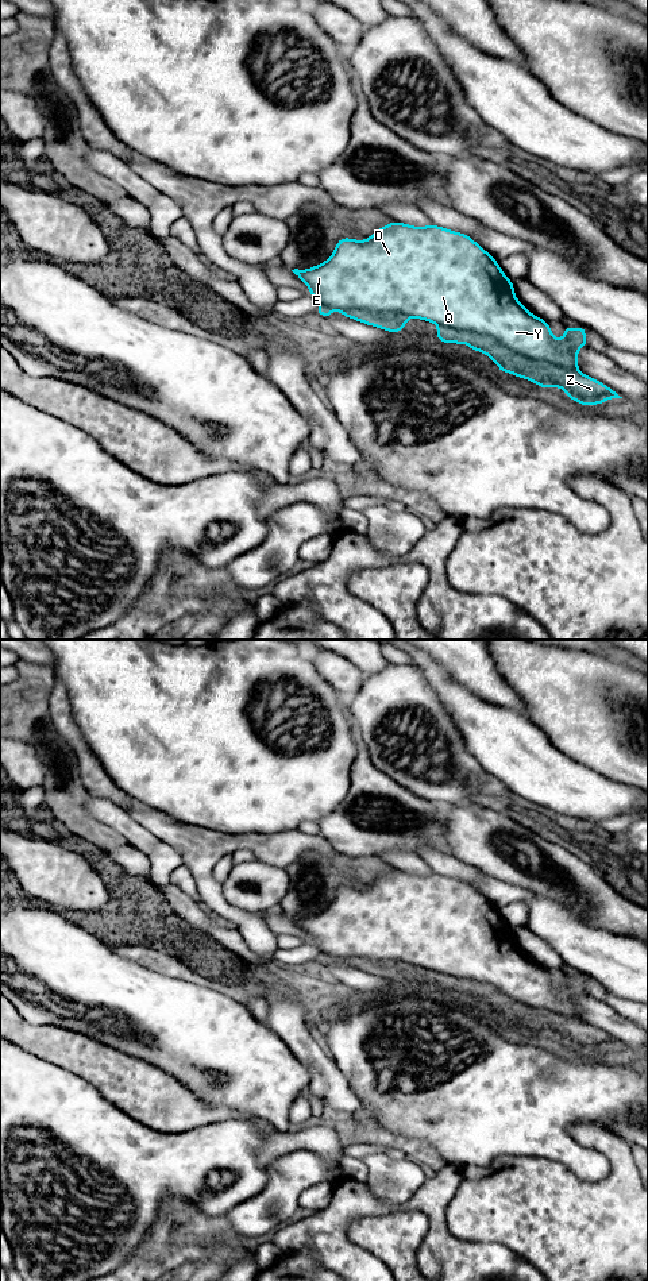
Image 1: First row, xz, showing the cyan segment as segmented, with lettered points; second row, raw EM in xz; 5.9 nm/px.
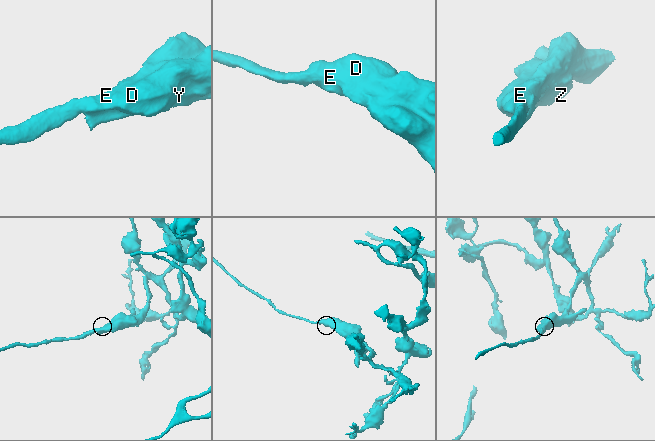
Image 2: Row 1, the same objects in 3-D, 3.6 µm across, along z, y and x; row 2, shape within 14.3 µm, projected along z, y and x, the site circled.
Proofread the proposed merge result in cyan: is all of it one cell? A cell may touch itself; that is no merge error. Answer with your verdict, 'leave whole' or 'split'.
split

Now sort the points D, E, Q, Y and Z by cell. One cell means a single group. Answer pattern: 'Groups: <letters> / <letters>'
Groups: D E Q Y / Z

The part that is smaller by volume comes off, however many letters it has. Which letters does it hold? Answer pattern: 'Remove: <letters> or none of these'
Remove: Z

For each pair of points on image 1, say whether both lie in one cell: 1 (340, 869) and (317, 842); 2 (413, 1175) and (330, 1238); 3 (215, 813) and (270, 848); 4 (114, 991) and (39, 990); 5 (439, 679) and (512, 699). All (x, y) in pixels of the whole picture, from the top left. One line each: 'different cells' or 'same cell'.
1: different cells
2: different cells
3: different cells
4: same cell
5: different cells

